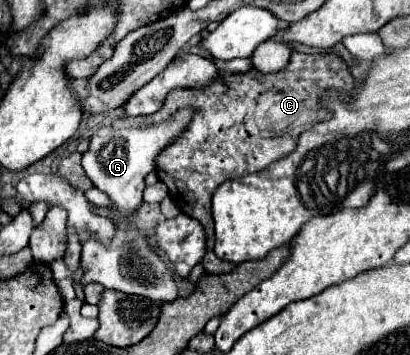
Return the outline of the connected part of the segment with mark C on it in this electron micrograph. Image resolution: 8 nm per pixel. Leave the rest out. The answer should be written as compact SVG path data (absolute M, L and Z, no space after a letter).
M292 52L288 66L282 68L280 72L262 74L256 68L252 68L244 74L224 72L224 74L216 76L216 80L212 80L212 84L208 84L204 88L194 88L194 90L192 88L178 88L176 92L170 92L168 100L164 102L164 108L160 108L160 112L154 112L152 116L132 118L132 116L122 114L120 118L116 118L112 122L112 126L114 128L140 128L140 126L148 126L148 124L160 124L160 122L166 122L180 108L196 108L196 116L192 116L192 120L188 122L188 128L156 156L156 174L168 186L170 198L176 202L180 212L196 218L204 226L206 254L202 258L202 264L204 264L206 272L222 274L222 272L230 272L234 268L234 264L224 262L214 254L214 222L212 222L212 210L210 210L210 200L212 200L214 190L226 180L234 180L234 178L246 176L246 174L260 172L268 164L294 152L296 140L304 130L308 130L314 124L324 122L332 116L332 112L326 110L322 104L326 90L336 90L344 100L352 100L354 88L356 88L354 78L352 78L346 62L340 56Z

